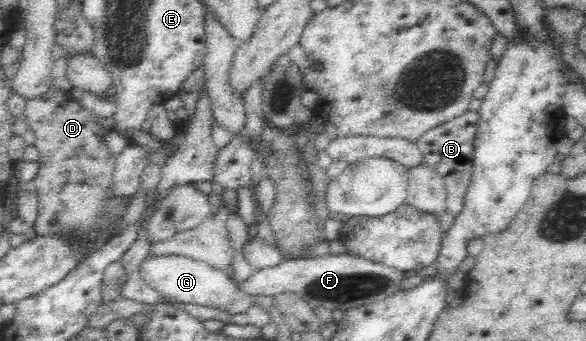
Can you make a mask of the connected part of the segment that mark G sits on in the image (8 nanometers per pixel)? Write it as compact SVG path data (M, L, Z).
M150 252L141 261L139 273L146 284L170 302L219 308L231 315L247 311L254 303L251 297L247 297L237 289L234 278L229 278L223 271L215 270L205 265L204 262L197 262L185 256L154 256Z

